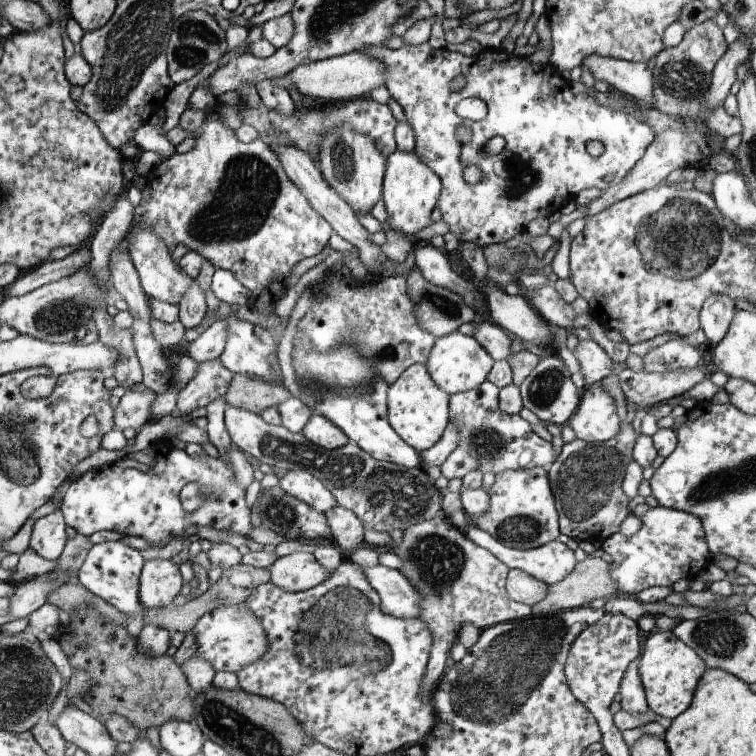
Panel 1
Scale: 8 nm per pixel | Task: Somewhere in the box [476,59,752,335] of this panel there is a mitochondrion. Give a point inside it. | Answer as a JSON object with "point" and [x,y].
{"point":[681,240]}

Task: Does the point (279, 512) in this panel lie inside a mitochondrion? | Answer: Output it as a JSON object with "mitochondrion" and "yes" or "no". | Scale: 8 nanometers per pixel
{"mitochondrion":"yes"}

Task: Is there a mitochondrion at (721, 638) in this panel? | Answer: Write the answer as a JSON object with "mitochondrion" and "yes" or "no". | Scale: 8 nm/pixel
{"mitochondrion":"yes"}

